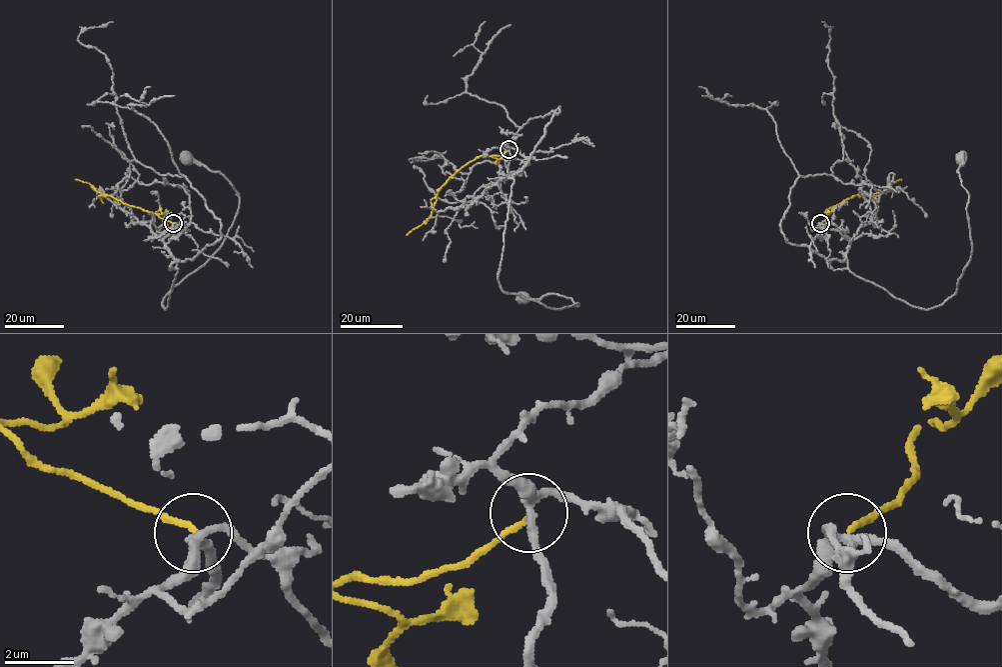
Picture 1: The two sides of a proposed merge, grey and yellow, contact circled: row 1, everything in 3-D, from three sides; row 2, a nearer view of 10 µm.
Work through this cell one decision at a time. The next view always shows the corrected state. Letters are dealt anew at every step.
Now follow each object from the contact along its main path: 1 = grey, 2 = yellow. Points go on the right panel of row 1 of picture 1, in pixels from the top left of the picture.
1: (820, 223), (850, 239), (851, 272), (913, 306), (941, 305), (971, 255), (962, 154)
2: (820, 223), (831, 207), (856, 195), (883, 193), (901, 179)

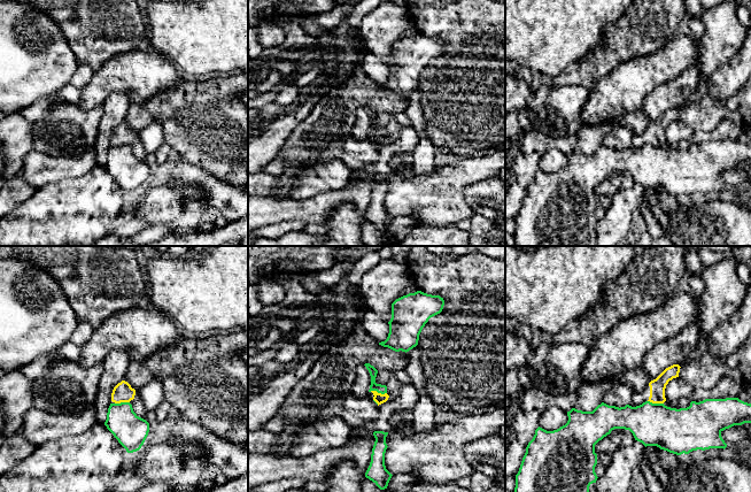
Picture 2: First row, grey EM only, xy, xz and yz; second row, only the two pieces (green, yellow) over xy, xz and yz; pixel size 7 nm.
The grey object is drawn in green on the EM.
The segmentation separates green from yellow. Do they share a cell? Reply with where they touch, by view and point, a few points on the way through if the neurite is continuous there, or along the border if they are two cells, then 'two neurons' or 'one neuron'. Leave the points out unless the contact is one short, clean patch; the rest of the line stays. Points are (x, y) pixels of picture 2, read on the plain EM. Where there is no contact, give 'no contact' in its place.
meets green in xz at (378, 135); border along xz (370, 133), (386, 136); two neurons

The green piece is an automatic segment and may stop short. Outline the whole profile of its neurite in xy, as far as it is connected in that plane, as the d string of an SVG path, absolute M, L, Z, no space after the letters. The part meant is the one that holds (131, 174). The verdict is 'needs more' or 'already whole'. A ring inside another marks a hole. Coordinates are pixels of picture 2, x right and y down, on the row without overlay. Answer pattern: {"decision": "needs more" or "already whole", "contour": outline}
{"decision": "already whole", "contour": "M130 145L110 146L104 168L127 195L139 193L149 175L149 166L133 154Z"}

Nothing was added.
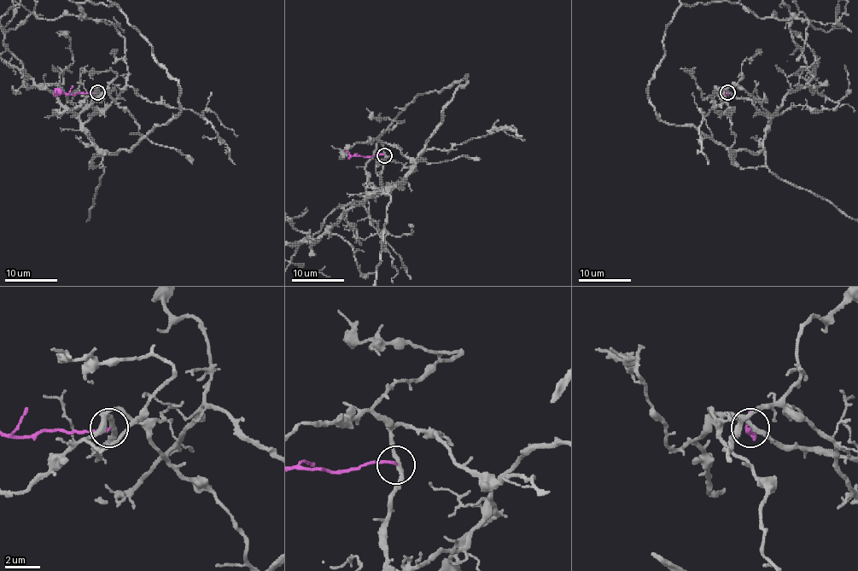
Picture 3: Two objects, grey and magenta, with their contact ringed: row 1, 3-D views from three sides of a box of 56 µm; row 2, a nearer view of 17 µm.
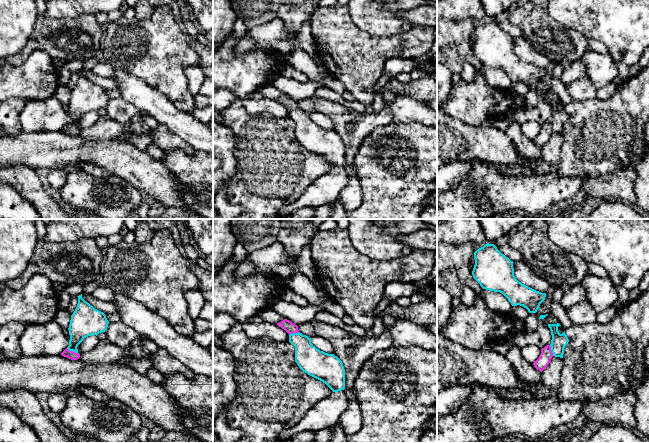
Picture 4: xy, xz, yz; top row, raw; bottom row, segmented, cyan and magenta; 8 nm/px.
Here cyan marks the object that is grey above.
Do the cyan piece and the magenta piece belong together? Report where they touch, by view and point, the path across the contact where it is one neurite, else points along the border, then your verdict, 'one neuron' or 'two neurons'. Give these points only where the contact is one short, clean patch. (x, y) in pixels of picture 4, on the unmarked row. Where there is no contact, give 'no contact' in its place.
contact xy (72, 126); way xy (84, 98), (77, 108), (72, 126), (71, 131); one neuron

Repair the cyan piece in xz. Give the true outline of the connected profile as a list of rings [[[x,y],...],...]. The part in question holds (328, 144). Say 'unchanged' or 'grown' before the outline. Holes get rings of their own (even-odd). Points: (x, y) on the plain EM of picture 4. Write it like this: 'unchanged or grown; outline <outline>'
grown; outline [[[284,95],[277,101],[289,110],[289,118],[295,123],[295,138],[303,148],[325,159],[333,168],[344,166],[345,145],[337,132],[317,125],[311,114],[300,109],[291,97]]]

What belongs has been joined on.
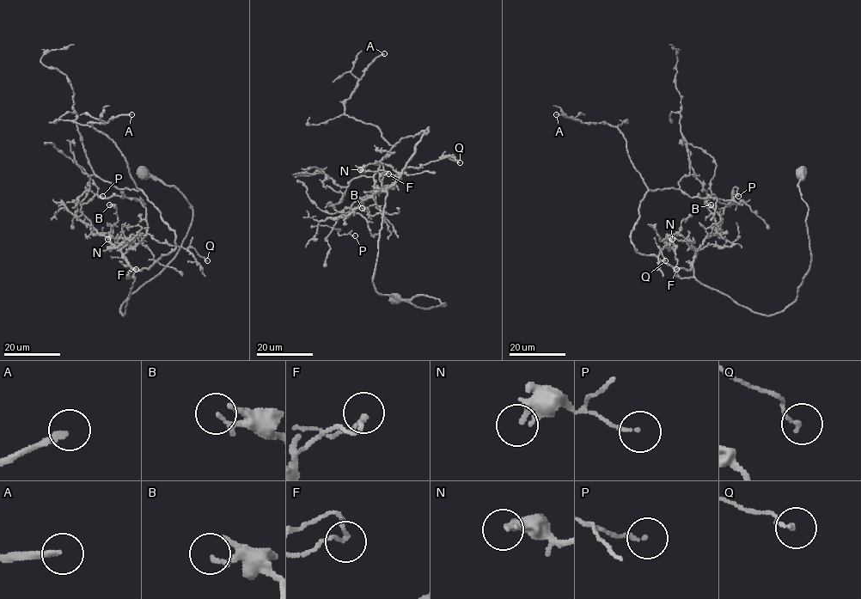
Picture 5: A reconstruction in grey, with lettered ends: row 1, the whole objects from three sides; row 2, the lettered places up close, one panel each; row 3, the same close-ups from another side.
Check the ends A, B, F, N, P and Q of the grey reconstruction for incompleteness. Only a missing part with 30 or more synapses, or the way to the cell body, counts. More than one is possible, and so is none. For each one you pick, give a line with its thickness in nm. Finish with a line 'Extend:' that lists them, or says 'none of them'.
A: 200 nm thick
Extend: A

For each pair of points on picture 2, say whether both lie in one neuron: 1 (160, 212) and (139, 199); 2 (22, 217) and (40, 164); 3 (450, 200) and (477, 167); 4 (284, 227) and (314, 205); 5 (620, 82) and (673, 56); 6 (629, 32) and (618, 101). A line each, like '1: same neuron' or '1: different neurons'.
1: same neuron
2: different neurons
3: same neuron
4: different neurons
5: same neuron
6: different neurons

